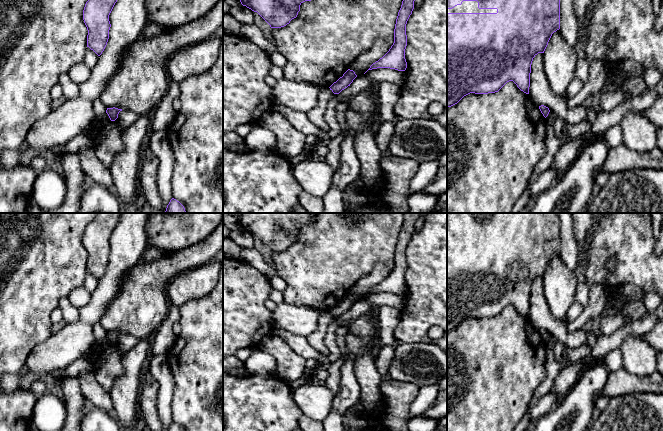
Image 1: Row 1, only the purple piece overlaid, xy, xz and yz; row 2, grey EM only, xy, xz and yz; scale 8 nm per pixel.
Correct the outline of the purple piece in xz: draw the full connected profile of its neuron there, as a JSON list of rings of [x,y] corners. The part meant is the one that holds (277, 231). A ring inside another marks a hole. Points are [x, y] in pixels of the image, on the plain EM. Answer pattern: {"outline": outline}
{"outline": [[[234,213],[243,230],[257,236],[271,252],[281,252],[297,241],[300,229],[311,225],[316,213]]]}

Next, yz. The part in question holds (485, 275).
{"outline": [[[447,213],[447,332],[470,317],[498,316],[509,305],[529,318],[533,282],[544,277],[552,258],[559,253],[557,213]]]}

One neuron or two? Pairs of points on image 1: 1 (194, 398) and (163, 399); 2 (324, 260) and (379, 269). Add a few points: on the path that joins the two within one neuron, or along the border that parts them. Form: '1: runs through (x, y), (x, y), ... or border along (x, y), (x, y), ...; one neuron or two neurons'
1: border along (173, 376), (172, 420); two neurons
2: border along (391, 268), (383, 263), (377, 263), (356, 283); two neurons

